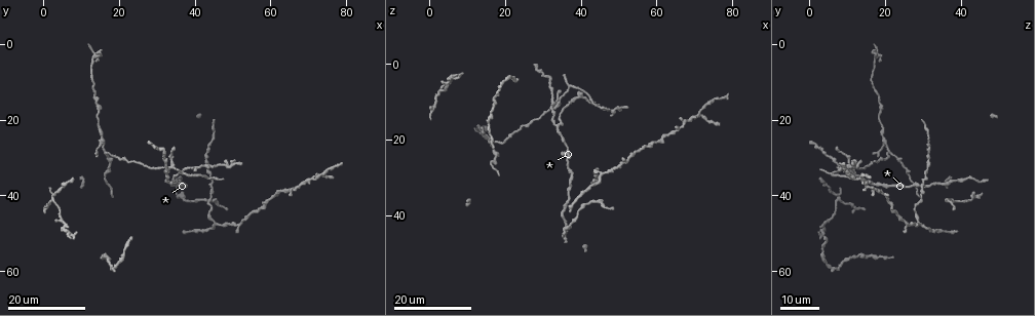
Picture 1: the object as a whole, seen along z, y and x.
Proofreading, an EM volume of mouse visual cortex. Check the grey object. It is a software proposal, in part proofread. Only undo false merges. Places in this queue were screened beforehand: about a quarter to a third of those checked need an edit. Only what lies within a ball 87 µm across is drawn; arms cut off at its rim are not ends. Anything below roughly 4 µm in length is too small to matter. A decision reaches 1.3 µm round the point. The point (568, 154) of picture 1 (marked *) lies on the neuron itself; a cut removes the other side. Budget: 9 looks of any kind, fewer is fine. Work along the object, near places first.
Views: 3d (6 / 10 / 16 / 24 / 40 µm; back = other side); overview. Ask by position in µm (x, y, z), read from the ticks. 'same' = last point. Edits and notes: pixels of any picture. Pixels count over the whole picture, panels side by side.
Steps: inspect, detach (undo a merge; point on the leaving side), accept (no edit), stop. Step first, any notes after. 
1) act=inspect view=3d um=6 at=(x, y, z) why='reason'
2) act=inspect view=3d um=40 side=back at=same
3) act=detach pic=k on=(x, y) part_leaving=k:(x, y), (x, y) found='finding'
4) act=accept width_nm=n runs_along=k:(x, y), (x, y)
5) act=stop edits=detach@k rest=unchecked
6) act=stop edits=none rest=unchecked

act=inspect view=3d um=24 at=(36.5, 37.0, 36.0) why='thick turns thin'

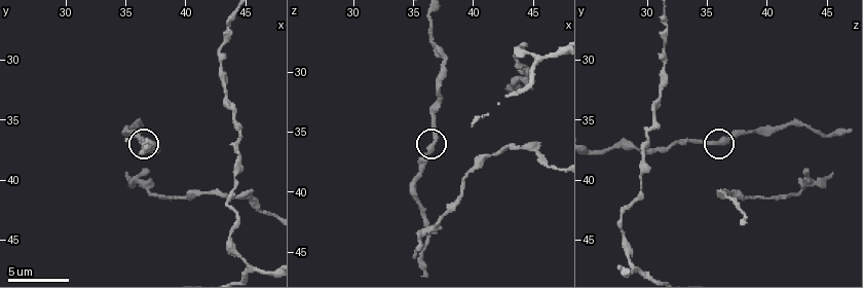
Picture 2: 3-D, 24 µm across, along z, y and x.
act=inspect view=3d um=6 at=(36.8, 37.0, 36.0)

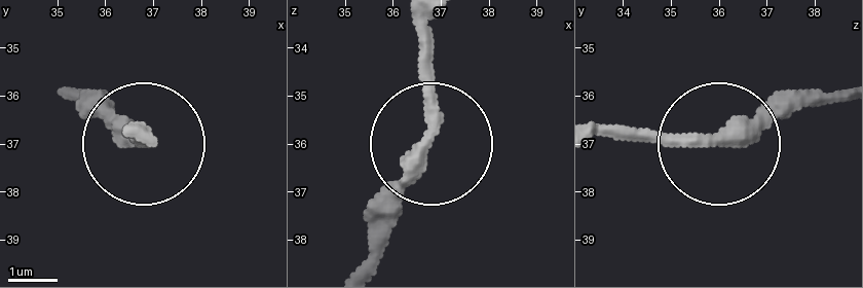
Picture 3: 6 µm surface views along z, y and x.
act=accept runs_along=3:(428, 20), (428, 130), (412, 179), (371, 224) found='all the same neuron'

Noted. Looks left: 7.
act=inspect view=3d um=16 at=(33.5, 37.0, 16.0)

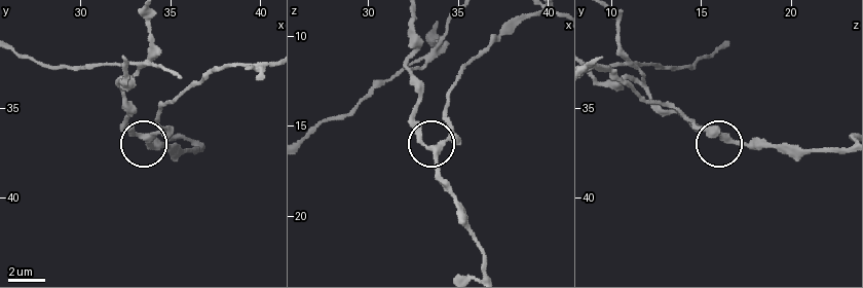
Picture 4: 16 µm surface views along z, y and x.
act=inspect view=3d um=10 at=(33.8, 36.7, 16.3) why='closer look'

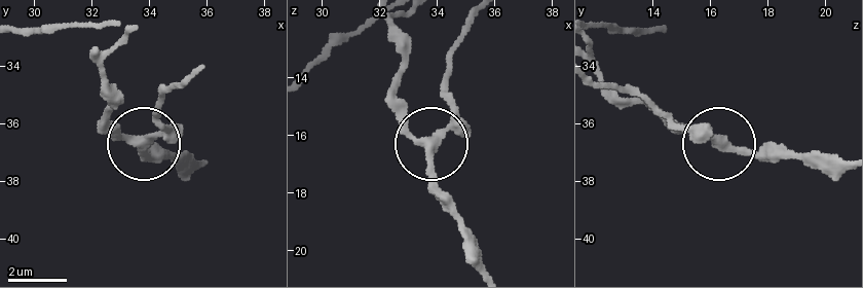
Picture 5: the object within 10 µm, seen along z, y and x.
act=inspect view=3d um=6 at=(33.7, 36.7, 16.1)

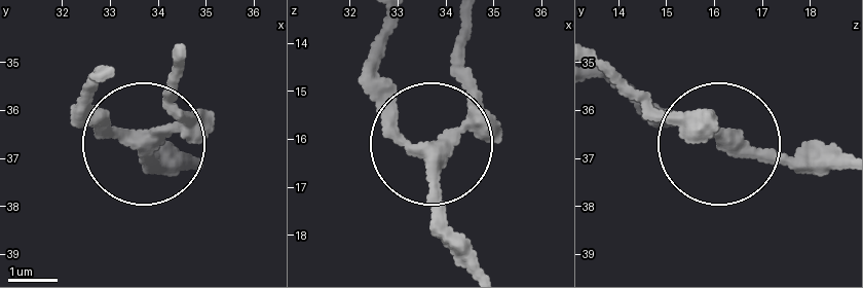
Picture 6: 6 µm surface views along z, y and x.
act=accept width_nm=260 found='all the same neuron'

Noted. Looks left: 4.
act=inspect view=3d um=24 at=(71.5, 35.5, 13.0) why='side arm on a straight run'

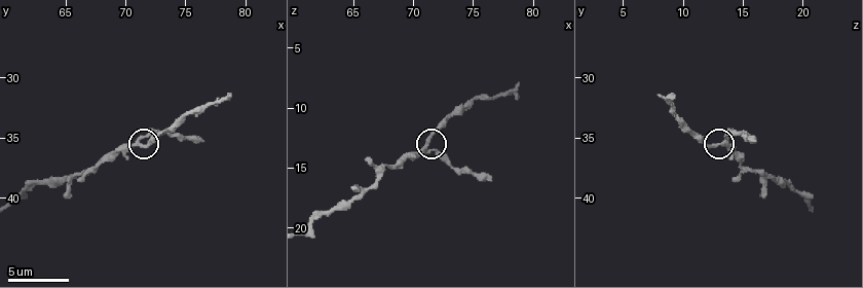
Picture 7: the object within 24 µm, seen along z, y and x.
act=inspect view=3d um=6 at=(70.8, 35.4, 13.2)

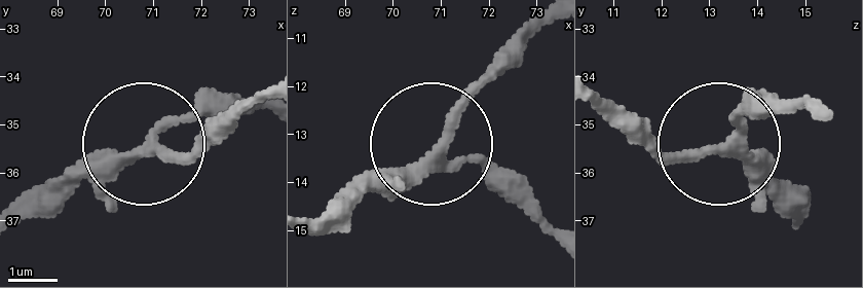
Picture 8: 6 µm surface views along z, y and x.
act=accept width_nm=200 runs_along=8:(791, 222), (722, 148), (776, 95) found='all the same neuron'

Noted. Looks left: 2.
act=inspect view=3d um=16 at=(33.0, 33.0, 11.0) why='three arms meet'

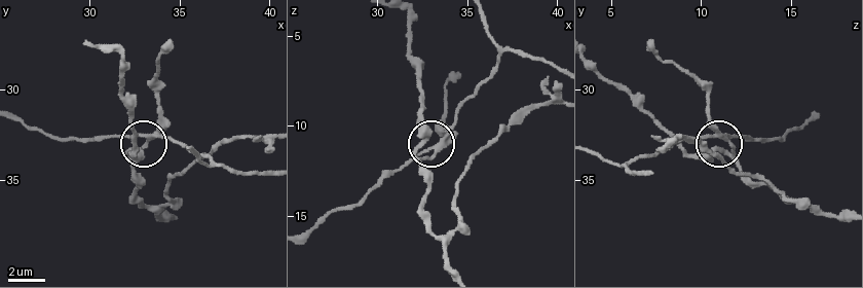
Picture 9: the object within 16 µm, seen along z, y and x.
act=inspect view=3d um=6 at=(33.2, 32.6, 11.2)

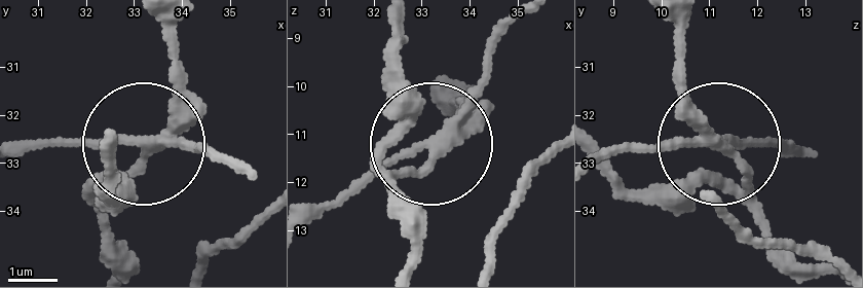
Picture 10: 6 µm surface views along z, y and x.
act=detach pic=10 on=(487, 82) width_nm=220 part_leaving=10:(437, 133), (306, 214) found='a second neuron is stuck on'

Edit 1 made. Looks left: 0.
act=stop edits=detach@10 rest=unchecked

